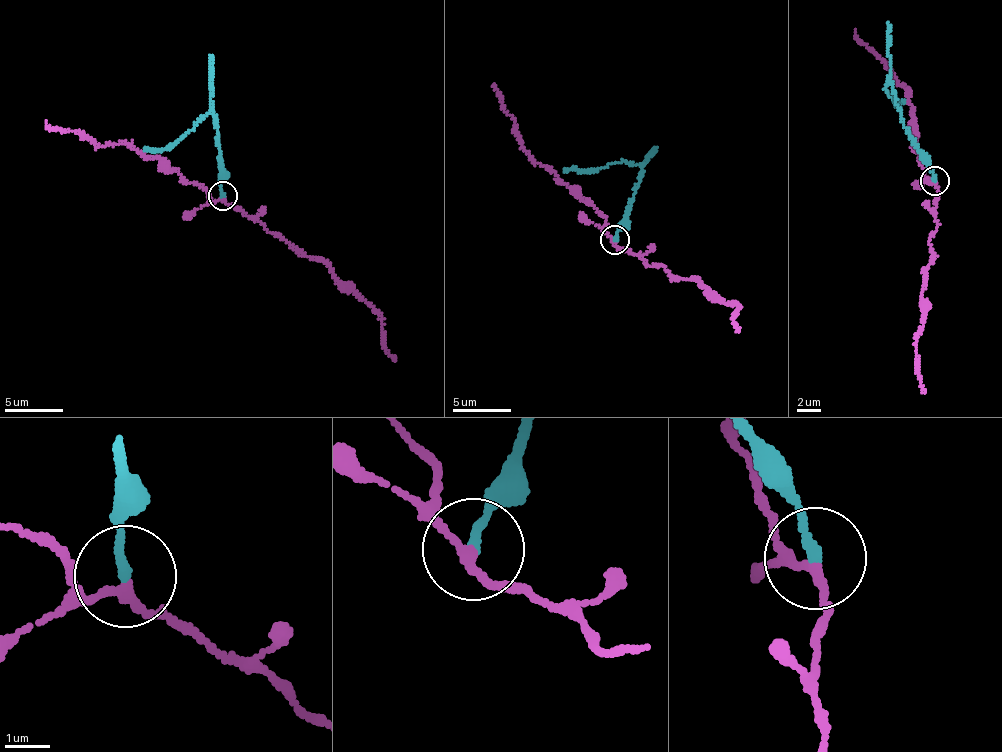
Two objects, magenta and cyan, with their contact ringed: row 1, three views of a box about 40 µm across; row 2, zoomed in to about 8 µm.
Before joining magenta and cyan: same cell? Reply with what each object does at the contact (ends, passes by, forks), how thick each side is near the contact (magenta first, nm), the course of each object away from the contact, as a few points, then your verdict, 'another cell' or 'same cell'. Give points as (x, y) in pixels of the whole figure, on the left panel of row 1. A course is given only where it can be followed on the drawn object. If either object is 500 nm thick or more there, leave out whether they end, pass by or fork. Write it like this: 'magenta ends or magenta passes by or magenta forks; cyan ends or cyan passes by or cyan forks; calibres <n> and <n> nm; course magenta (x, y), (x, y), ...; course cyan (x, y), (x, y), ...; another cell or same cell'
magenta passes by; cyan ends; calibres 190 and 220 nm; course magenta (222, 196), (307, 256), (318, 257), (341, 281), (365, 299), (381, 318), (381, 343), (395, 360); course cyan (222, 196), (217, 119), (210, 113), (164, 149), (145, 150); another cell

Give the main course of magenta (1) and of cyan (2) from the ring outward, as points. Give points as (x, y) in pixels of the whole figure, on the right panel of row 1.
1: (936, 181), (935, 231), (929, 238), (929, 264), (920, 296), (923, 323), (916, 344), (916, 369), (924, 393)
2: (936, 181), (930, 161), (903, 125), (895, 91), (888, 80), (885, 88), (897, 105), (904, 103)

